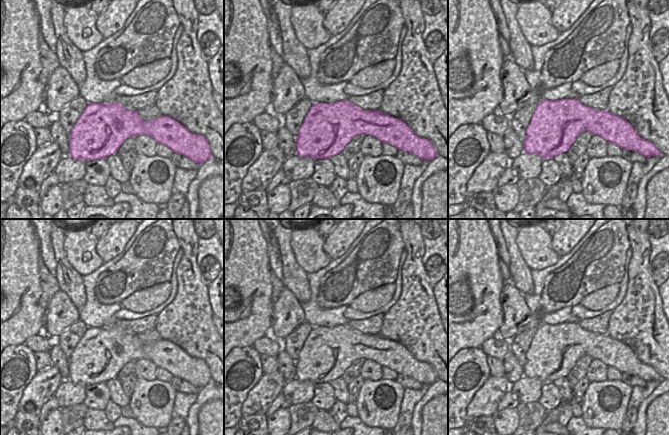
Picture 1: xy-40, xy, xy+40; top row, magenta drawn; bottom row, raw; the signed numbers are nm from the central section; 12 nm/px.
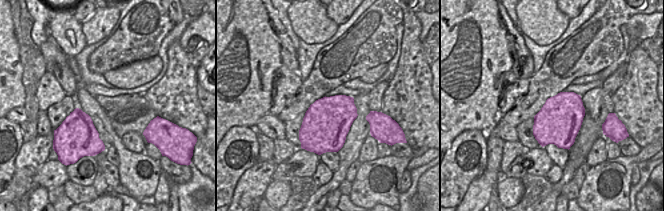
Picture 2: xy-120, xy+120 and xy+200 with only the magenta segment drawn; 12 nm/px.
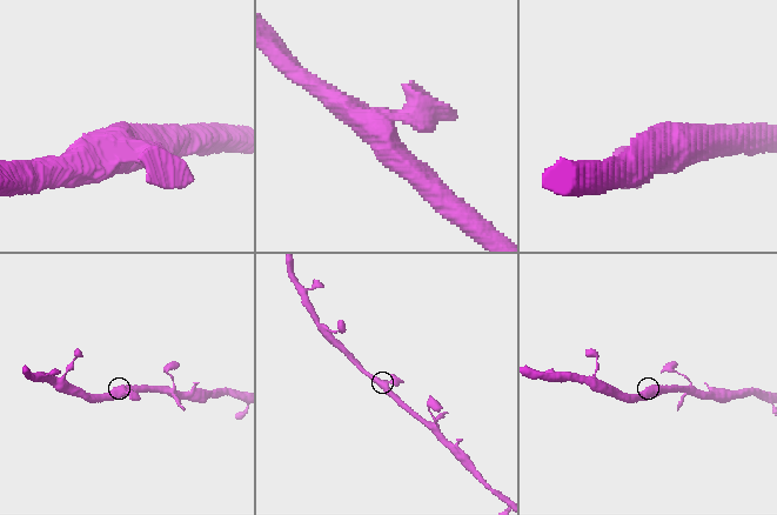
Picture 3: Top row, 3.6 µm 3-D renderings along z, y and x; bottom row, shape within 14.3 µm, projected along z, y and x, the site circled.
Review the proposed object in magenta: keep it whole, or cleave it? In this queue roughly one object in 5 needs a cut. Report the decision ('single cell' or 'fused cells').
single cell

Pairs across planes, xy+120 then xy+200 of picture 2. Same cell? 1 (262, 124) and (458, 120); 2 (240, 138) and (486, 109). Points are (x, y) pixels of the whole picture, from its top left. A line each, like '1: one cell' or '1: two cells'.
1: two cells
2: two cells

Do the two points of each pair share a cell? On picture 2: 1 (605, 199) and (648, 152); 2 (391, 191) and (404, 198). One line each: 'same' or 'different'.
1: same
2: different

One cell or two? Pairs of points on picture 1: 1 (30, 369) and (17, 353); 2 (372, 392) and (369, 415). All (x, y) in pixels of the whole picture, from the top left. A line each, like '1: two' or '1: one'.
1: one
2: one

